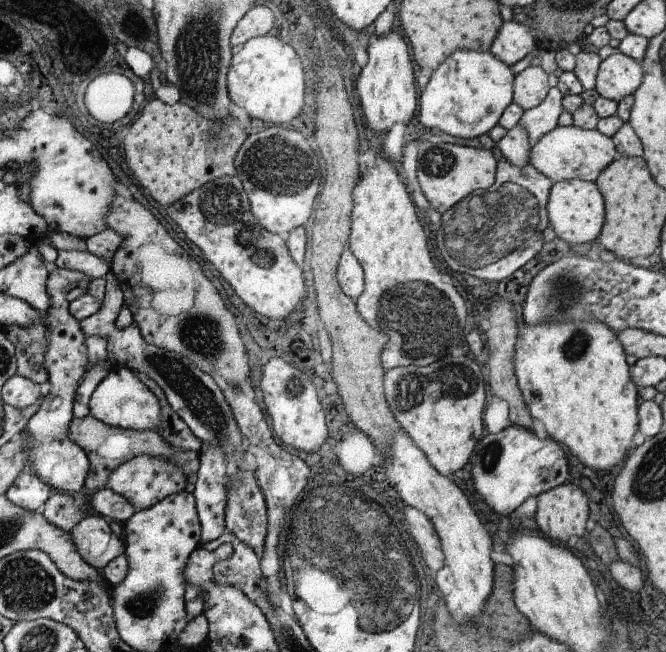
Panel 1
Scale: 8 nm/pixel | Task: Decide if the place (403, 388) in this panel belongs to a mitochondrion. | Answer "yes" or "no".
yes

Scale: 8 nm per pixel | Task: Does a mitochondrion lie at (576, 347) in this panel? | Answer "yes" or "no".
yes

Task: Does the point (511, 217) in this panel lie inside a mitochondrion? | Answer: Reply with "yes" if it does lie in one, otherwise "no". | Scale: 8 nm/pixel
yes

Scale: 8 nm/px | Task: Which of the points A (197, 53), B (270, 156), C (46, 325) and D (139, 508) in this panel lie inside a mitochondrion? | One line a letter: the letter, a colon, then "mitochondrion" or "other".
A: mitochondrion
B: mitochondrion
C: other
D: other

